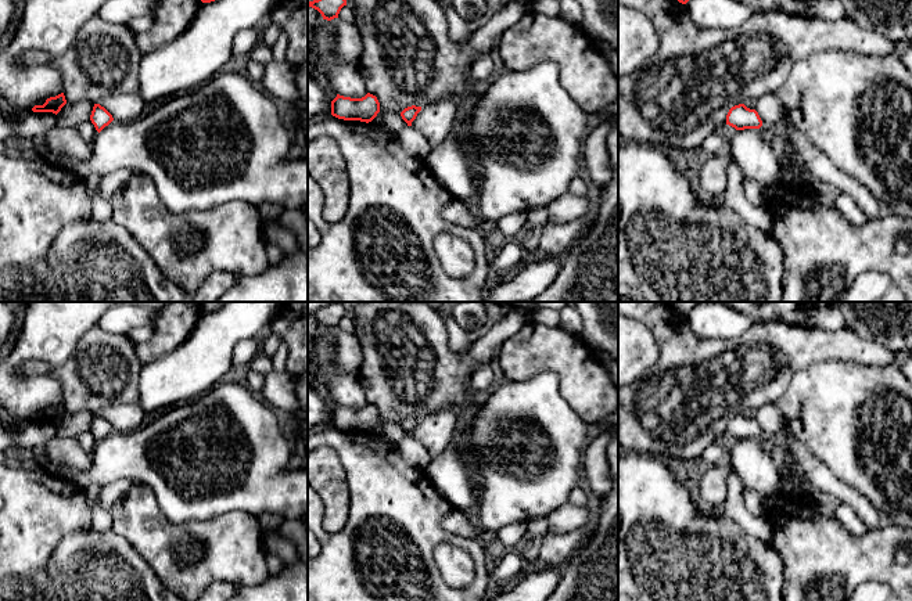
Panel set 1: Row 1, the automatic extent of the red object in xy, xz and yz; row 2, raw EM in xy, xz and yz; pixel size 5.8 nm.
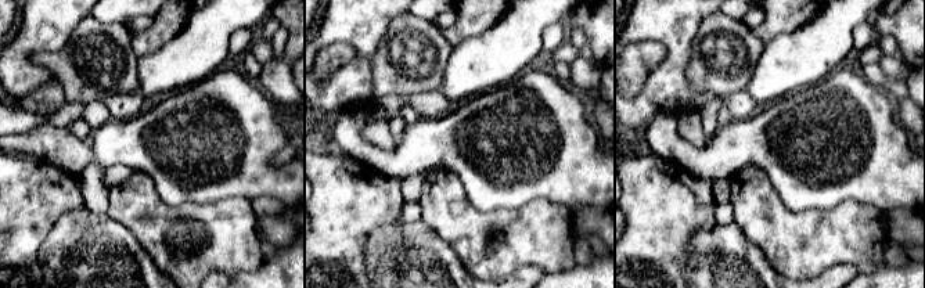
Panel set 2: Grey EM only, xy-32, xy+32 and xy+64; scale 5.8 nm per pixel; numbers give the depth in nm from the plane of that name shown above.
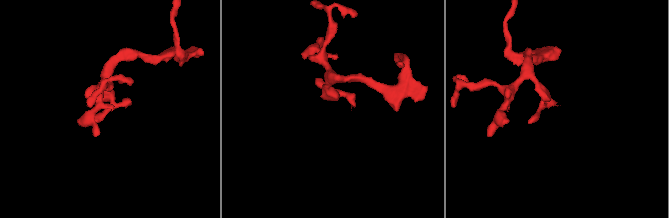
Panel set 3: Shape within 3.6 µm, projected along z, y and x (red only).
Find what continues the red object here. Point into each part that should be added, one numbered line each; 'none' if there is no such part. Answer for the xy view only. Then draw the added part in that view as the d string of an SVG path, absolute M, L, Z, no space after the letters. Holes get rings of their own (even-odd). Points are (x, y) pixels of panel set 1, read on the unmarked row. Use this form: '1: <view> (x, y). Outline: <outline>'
none

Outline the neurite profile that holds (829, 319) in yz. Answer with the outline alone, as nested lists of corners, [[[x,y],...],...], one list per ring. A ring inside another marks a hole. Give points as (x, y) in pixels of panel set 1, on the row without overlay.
[[[837,305],[827,307],[816,307],[814,314],[803,324],[805,328],[837,331],[845,327],[845,320],[841,309]]]

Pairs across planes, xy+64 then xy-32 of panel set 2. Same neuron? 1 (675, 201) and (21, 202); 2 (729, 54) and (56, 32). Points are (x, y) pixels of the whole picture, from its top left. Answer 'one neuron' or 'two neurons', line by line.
1: one neuron
2: two neurons

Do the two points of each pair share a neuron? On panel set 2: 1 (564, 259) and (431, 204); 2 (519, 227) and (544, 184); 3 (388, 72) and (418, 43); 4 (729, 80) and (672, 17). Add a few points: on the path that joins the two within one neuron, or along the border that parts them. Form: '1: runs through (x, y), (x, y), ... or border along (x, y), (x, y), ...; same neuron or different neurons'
1: runs through (531, 248), (486, 248), (464, 227); same neuron
2: border along (568, 206), (532, 200), (504, 208); different neurons
3: runs through (395, 67), (411, 50); same neuron
4: border along (711, 14), (699, 25), (686, 72); different neurons

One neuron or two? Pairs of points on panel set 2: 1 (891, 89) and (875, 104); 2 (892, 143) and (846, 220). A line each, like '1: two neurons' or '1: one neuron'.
1: two neurons
2: two neurons

